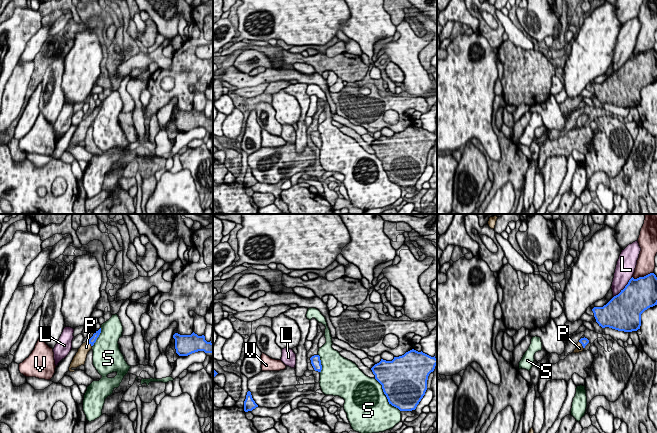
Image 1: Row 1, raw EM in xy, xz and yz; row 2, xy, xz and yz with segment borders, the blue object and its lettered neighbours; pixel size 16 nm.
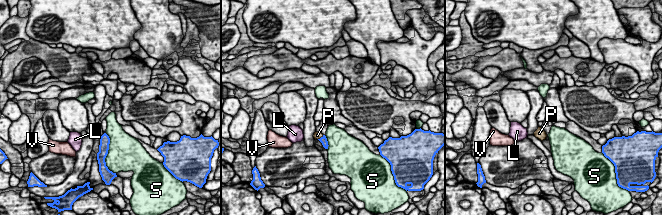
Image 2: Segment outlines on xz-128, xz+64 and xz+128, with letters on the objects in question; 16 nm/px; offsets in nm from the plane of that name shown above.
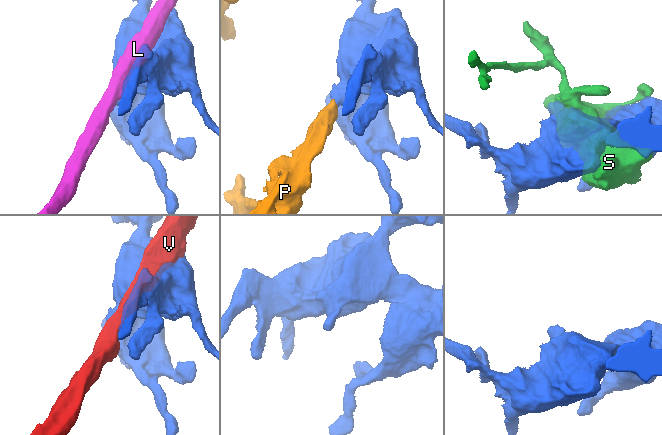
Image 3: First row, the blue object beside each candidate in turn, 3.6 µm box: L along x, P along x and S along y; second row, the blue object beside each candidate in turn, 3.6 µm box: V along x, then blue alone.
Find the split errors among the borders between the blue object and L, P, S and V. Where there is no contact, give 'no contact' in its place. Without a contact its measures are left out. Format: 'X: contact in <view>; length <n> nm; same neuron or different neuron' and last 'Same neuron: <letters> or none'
L: contact in yz; length 550 nm; different neuron
P: contact in yz; length 140 nm; same neuron
S: contact in xz; length 700 nm; different neuron
V: contact in yz; length 340 nm; different neuron
Same neuron: P

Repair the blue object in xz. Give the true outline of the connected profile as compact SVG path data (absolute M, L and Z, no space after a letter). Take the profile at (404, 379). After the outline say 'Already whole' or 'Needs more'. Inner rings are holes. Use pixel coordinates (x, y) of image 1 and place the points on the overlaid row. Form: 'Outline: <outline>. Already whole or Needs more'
Outline: M414 349L392 361L381 361L371 370L382 385L389 404L400 411L415 410L427 390L427 380L437 359Z. Already whole

